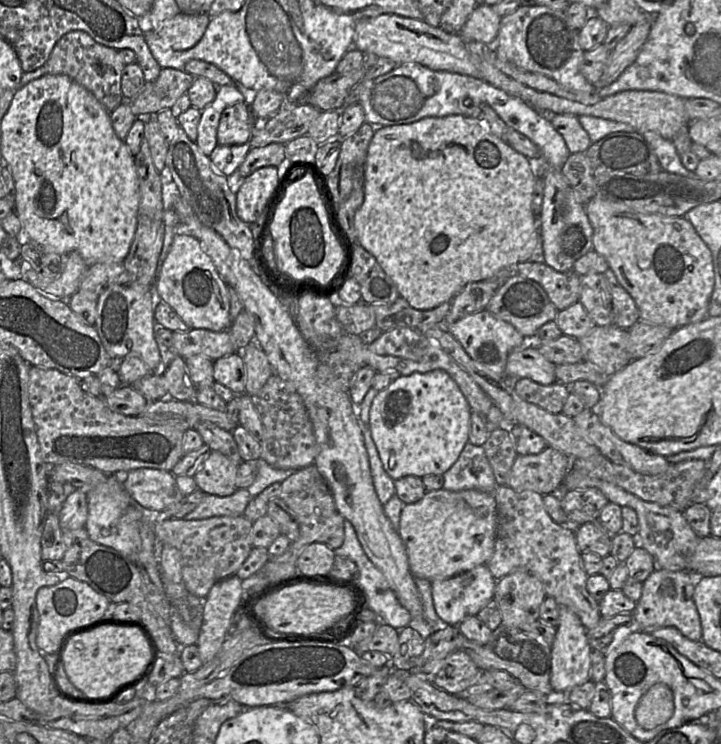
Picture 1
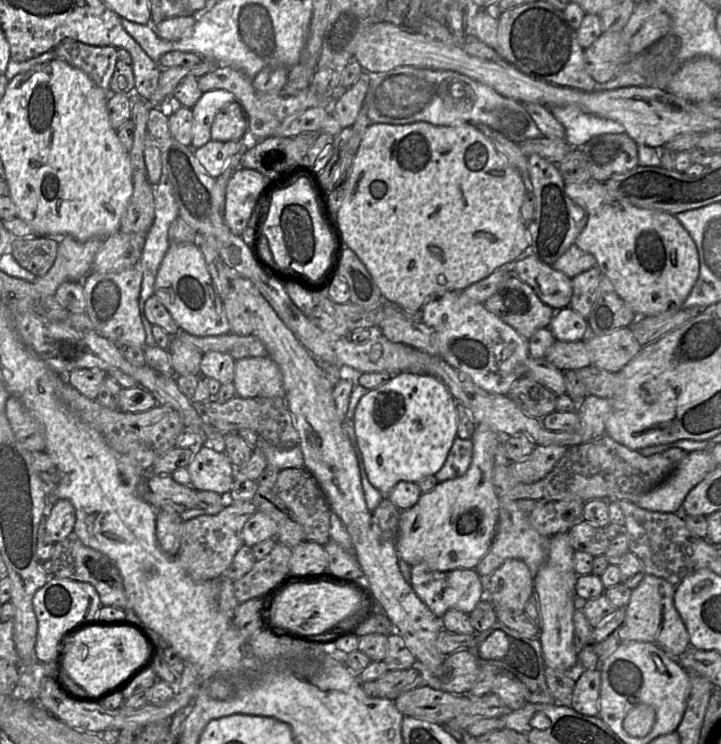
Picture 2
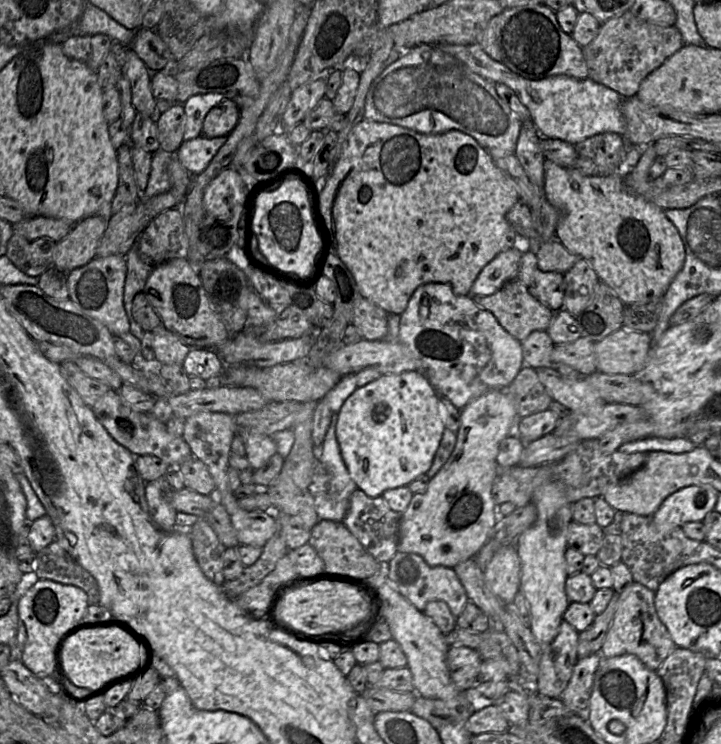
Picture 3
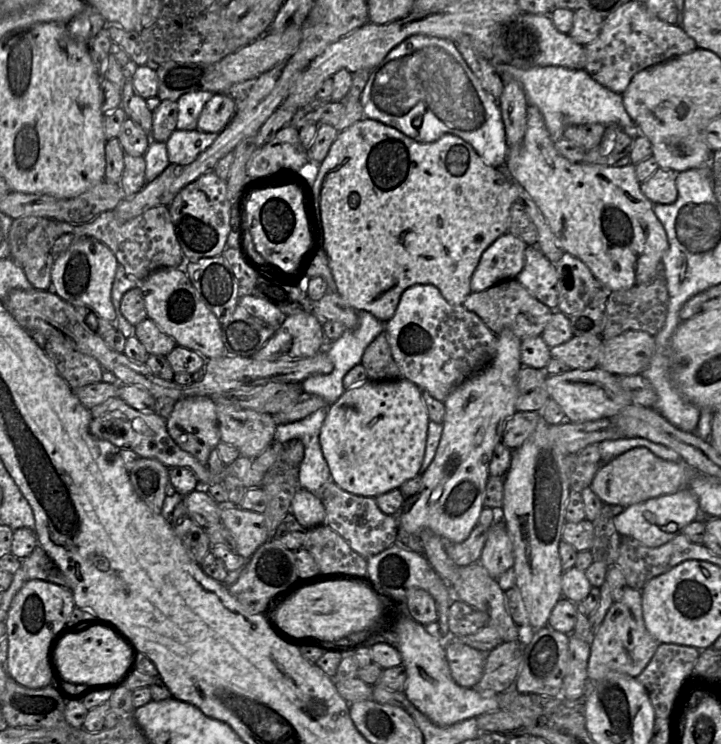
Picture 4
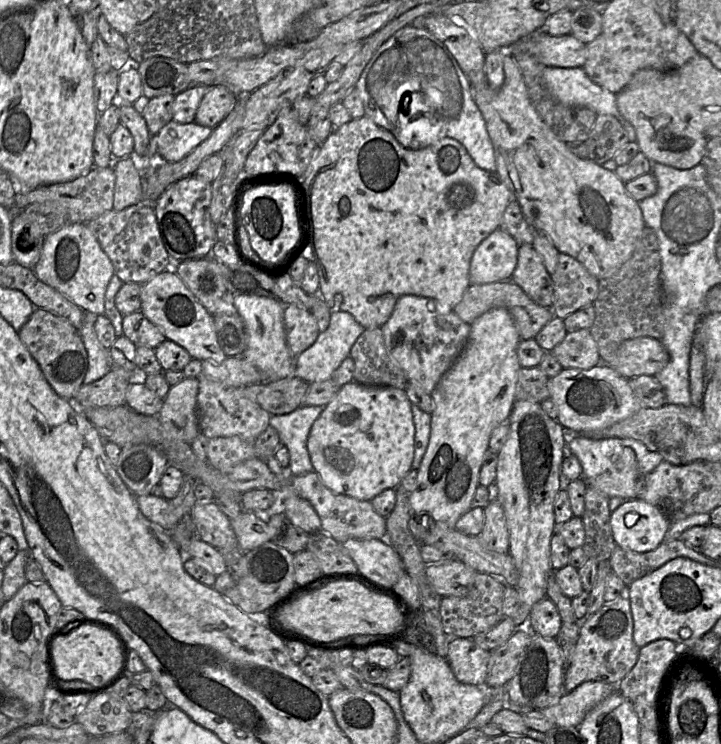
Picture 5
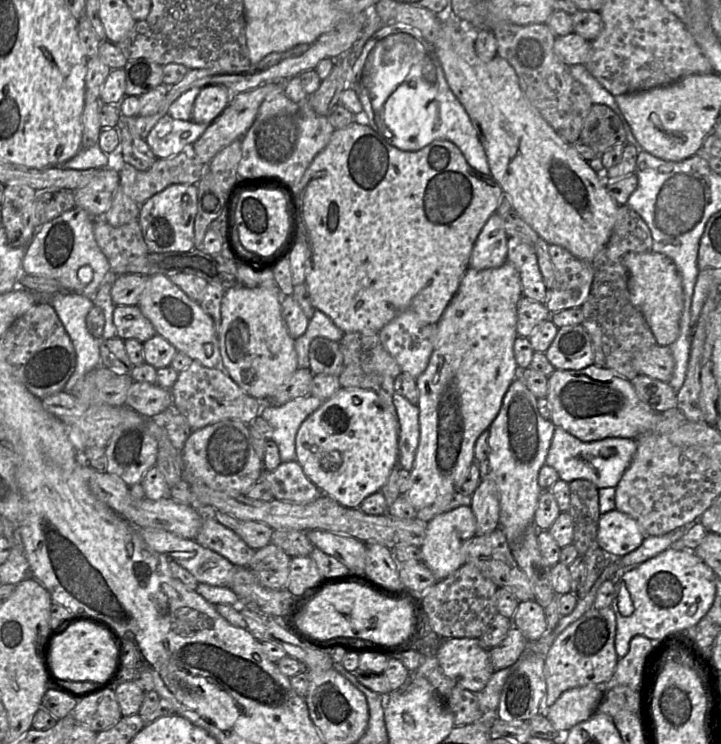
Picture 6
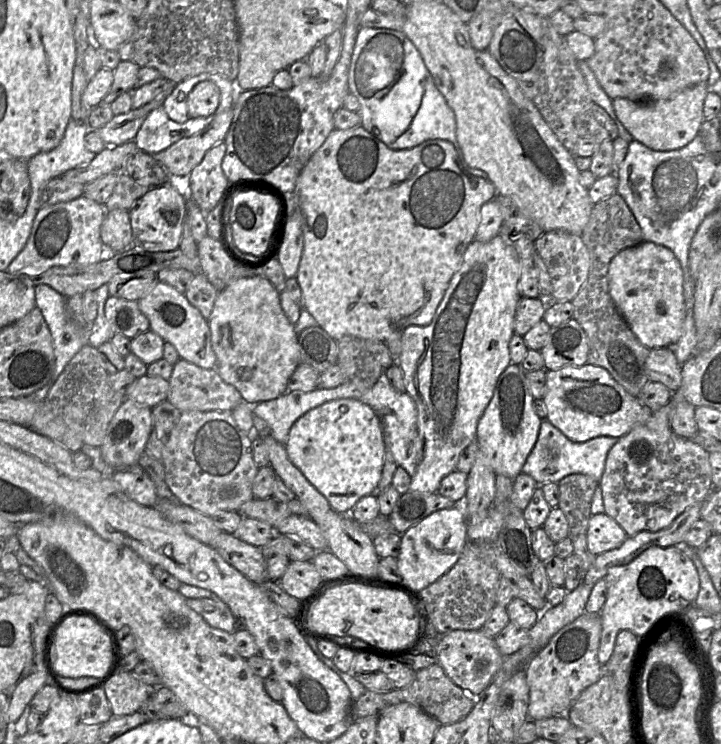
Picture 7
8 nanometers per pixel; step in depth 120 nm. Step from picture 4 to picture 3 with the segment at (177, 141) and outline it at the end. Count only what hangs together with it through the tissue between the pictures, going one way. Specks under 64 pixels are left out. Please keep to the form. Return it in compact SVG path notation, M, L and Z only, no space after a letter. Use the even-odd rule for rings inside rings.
M203 135L184 140L175 155L192 175L202 173L226 142L227 137L208 138Z

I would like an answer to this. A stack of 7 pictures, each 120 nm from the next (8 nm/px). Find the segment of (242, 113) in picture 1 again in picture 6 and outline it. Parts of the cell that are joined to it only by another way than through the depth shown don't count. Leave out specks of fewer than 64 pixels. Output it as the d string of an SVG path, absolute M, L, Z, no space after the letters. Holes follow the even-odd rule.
M224 86L202 87L194 101L191 120L197 124L210 125L224 112L231 95Z

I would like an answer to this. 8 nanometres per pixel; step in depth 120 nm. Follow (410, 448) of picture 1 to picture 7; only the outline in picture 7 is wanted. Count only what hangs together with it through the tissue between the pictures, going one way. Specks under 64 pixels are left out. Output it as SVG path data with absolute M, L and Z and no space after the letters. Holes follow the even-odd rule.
M337 399L309 410L292 425L284 446L292 464L301 471L305 478L327 499L333 510L339 514L349 514L360 499L377 491L384 464L383 428L376 412L359 400Z

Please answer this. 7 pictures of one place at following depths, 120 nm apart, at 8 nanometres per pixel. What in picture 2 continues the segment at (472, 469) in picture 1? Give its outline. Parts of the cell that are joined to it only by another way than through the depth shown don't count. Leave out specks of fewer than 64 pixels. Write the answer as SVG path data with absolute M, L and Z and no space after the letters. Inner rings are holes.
M456 437L442 468L434 475L439 482L461 477L468 470L473 454L471 439Z

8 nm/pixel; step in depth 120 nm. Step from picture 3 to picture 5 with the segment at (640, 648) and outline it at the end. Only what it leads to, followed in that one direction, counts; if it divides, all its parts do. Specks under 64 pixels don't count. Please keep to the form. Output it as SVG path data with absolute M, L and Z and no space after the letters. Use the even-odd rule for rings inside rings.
M627 588L624 597L619 598L613 603L605 603L593 615L586 615L584 620L579 621L579 638L564 674L564 693L570 693L580 684L587 681L601 681L617 685L635 666L640 652L640 647L633 640L633 617L630 601L627 596Z

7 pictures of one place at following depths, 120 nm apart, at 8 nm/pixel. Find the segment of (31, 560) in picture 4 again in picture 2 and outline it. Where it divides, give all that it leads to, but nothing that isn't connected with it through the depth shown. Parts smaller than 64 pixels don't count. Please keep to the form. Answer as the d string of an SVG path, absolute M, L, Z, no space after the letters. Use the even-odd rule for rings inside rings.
M74 532L54 545L50 561L52 577L89 583L97 590L102 606L128 609L123 579L116 564L105 554L84 545Z

